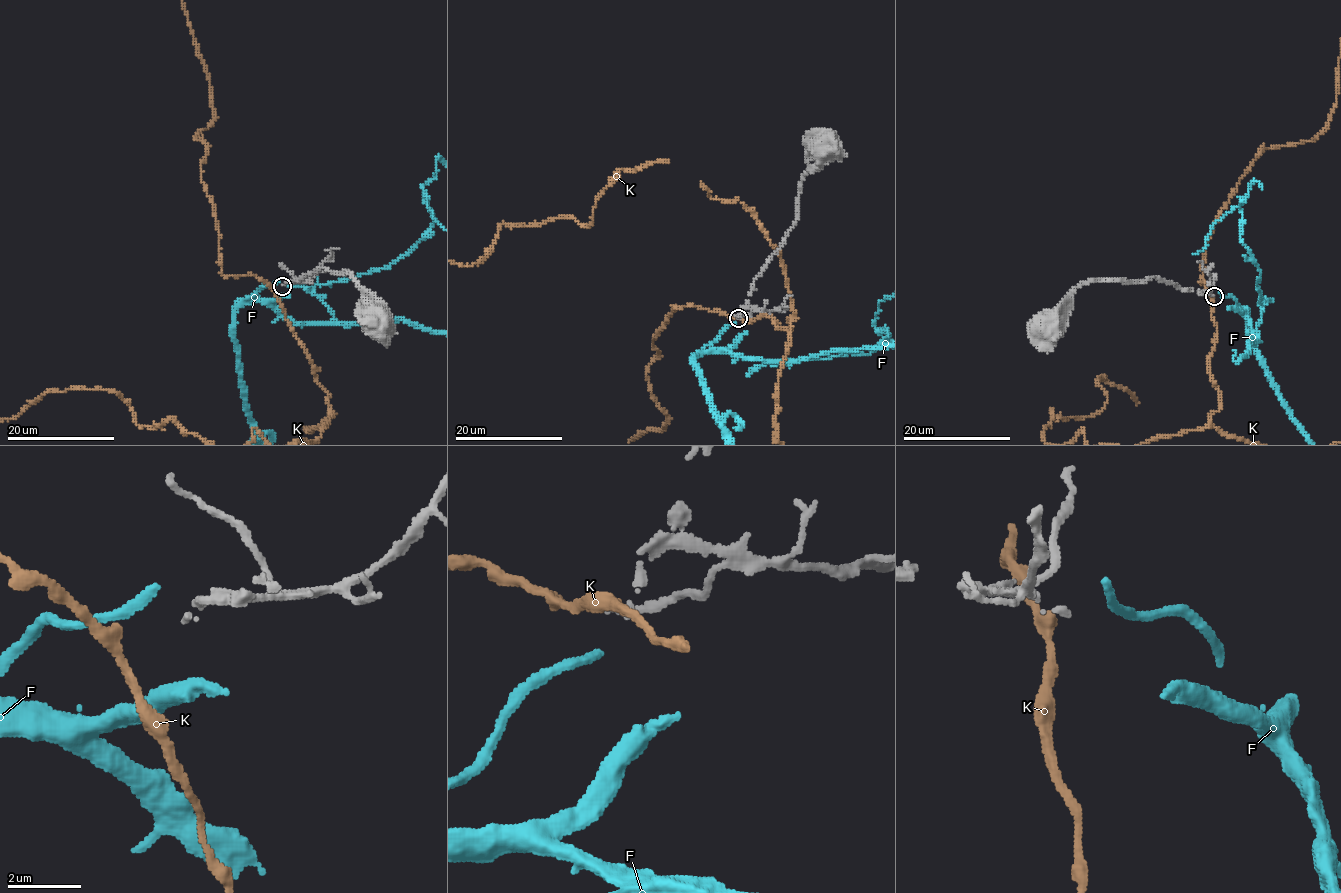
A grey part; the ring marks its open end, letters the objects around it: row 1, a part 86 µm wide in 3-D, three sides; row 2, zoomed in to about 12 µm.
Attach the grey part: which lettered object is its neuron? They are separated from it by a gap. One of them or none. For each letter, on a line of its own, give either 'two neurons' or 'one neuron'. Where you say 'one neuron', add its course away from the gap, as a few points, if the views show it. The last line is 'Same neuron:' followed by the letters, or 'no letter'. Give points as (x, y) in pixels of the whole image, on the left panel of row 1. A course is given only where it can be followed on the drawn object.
F: two neurons
K: two neurons
Same neuron: no letter

